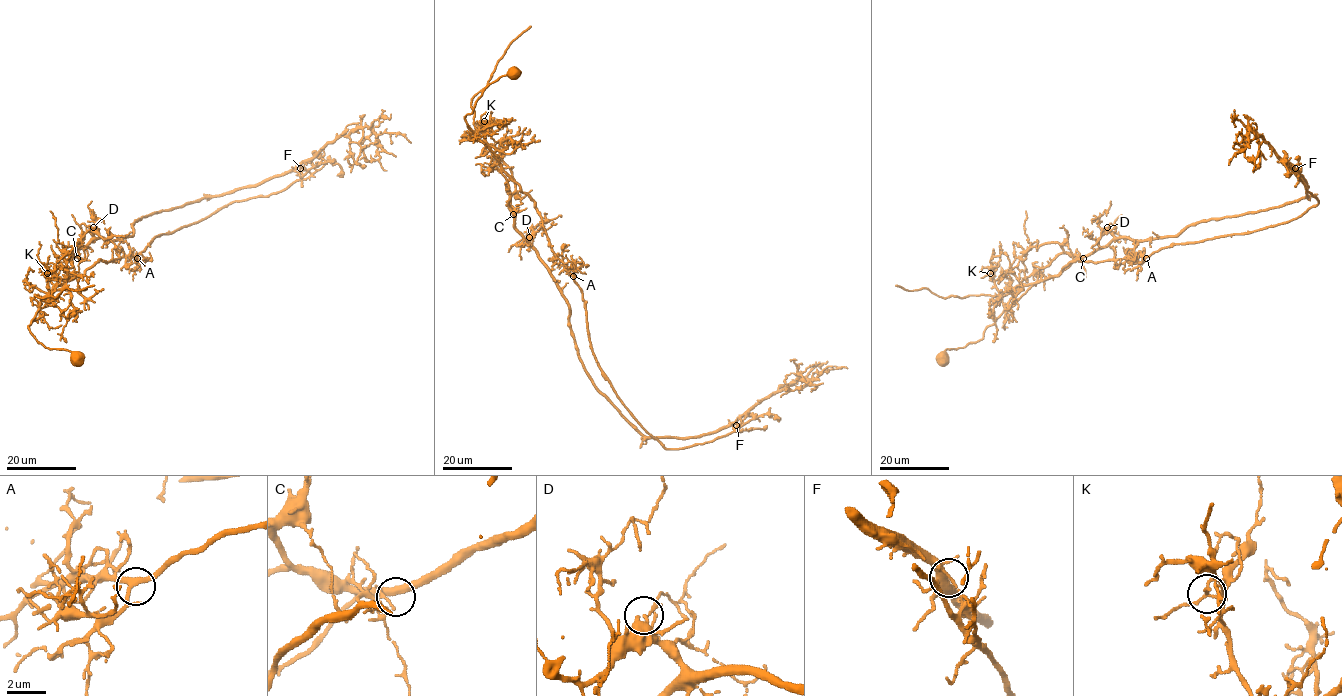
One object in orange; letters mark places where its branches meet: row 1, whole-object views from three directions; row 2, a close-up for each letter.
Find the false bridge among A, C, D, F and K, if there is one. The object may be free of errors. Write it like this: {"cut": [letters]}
{"cut": ["F"]}

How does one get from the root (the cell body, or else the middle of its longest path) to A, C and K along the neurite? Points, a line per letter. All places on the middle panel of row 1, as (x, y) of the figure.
A: (514, 73), (512, 69), (486, 87), (466, 116), (466, 123), (533, 202), (551, 250), (573, 276)
C: (514, 73), (512, 69), (491, 83), (465, 117), (472, 131), (497, 156), (513, 214)
K: (514, 73), (512, 69), (491, 83), (473, 111), (465, 117), (475, 135), (486, 129), (484, 121)

